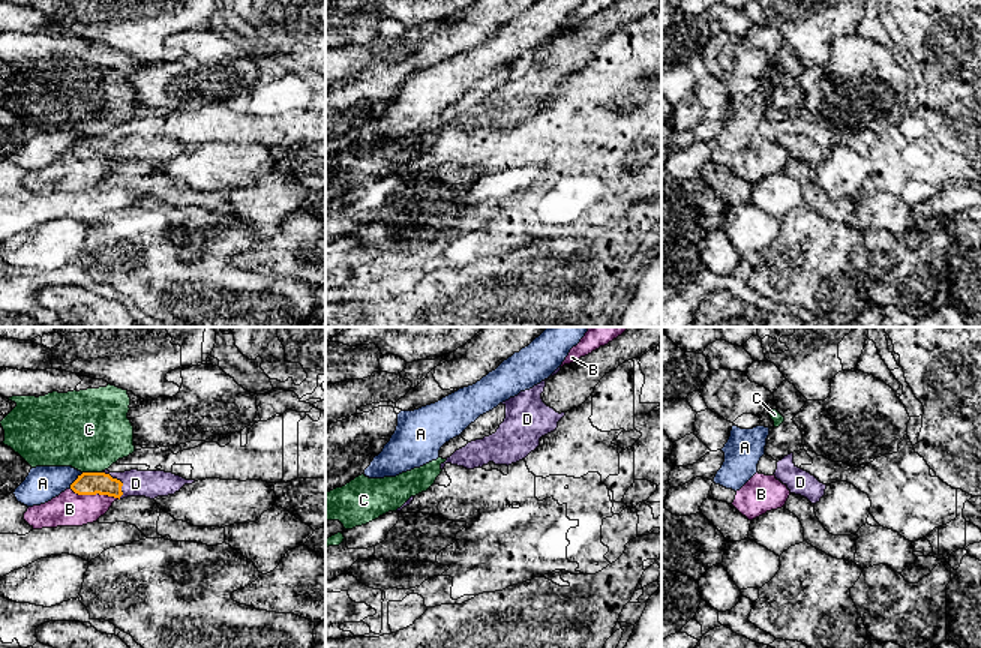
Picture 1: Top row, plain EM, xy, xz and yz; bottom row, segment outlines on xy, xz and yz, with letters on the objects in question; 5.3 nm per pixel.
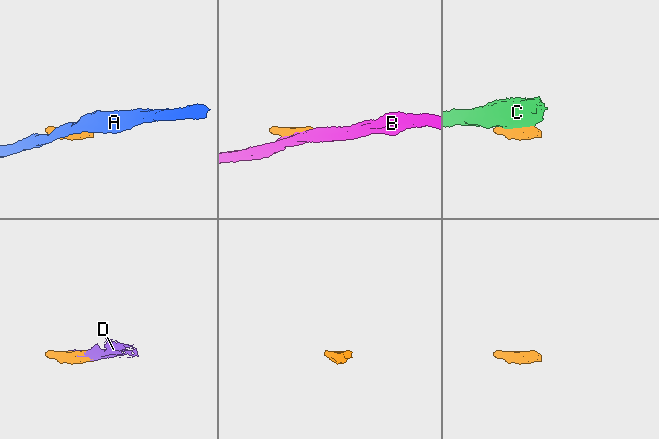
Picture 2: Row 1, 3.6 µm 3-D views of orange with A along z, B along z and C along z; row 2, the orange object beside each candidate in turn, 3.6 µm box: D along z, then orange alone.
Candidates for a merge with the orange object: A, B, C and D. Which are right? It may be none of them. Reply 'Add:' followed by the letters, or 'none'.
Add: D

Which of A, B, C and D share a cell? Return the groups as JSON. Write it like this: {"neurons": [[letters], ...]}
{"neurons": [["A"], ["B"], ["C"], ["D"]]}

